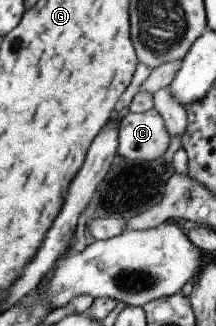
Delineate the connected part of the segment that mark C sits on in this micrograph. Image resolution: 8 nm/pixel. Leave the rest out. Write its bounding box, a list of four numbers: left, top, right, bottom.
[116,109,169,160]

